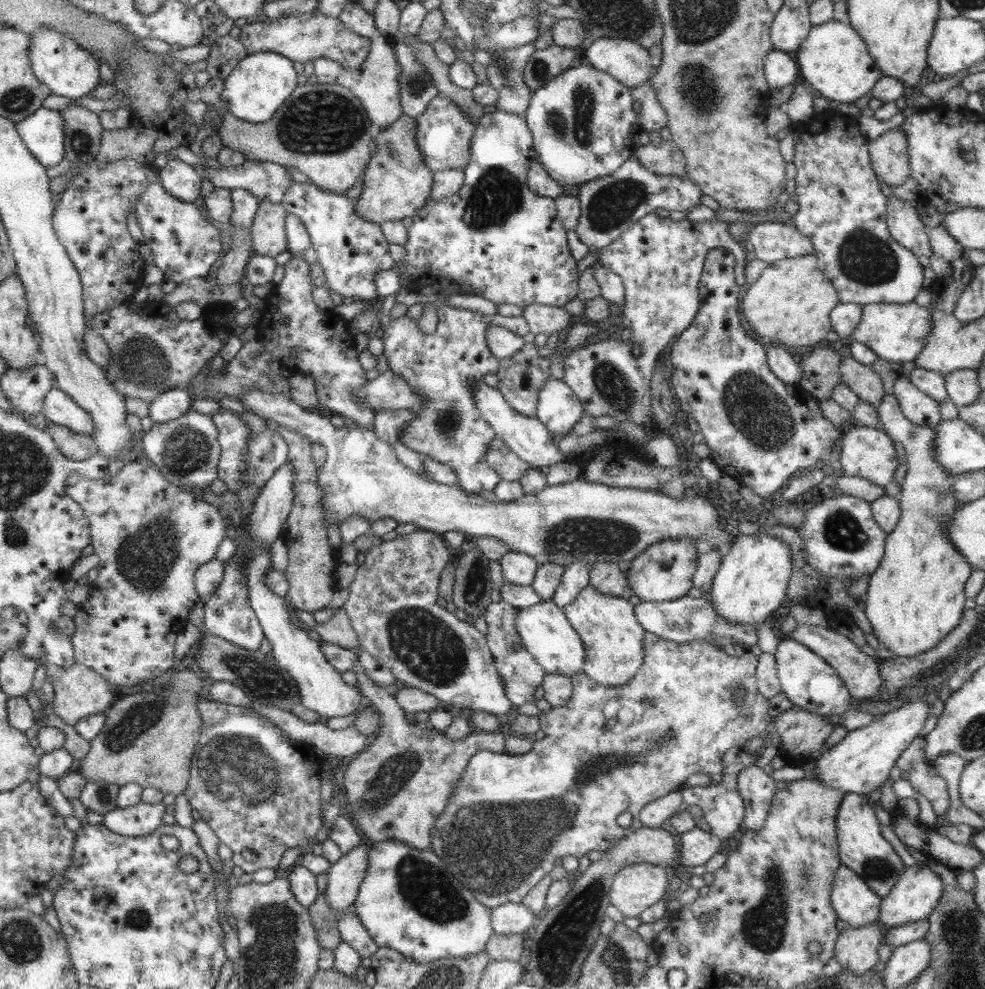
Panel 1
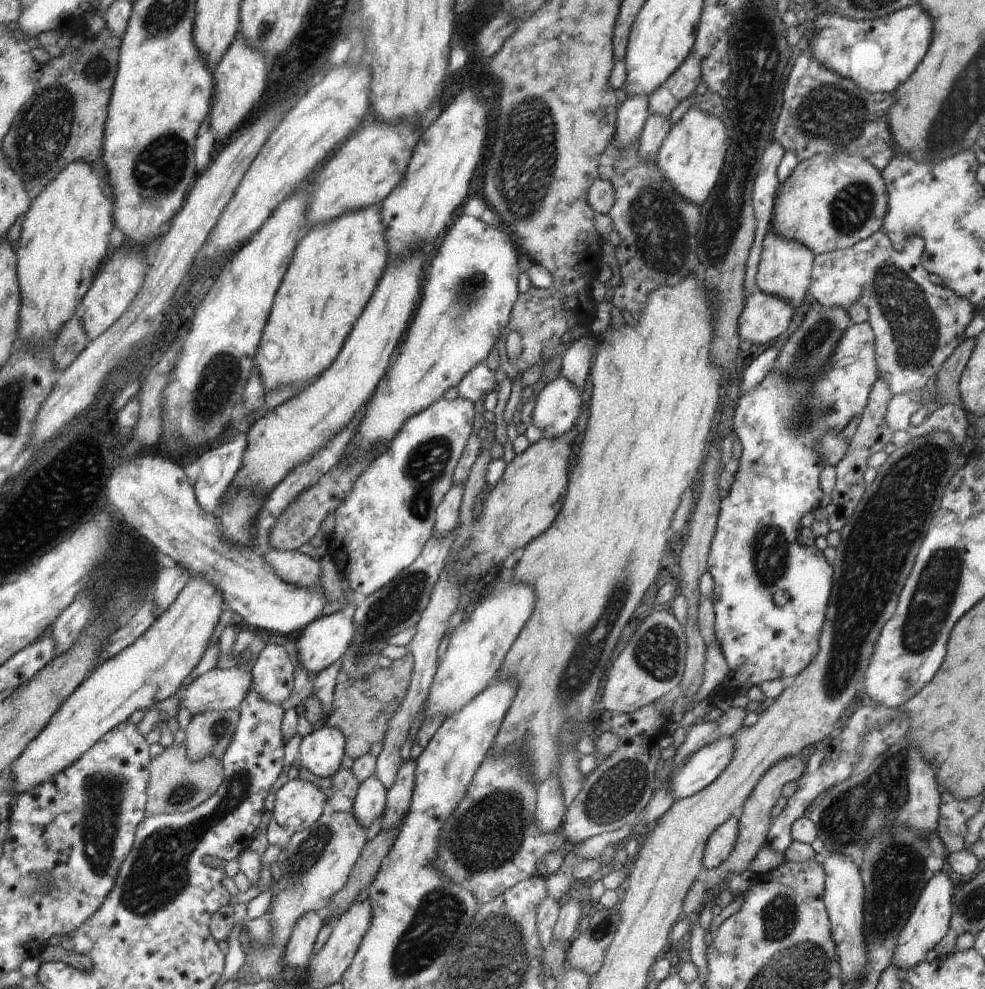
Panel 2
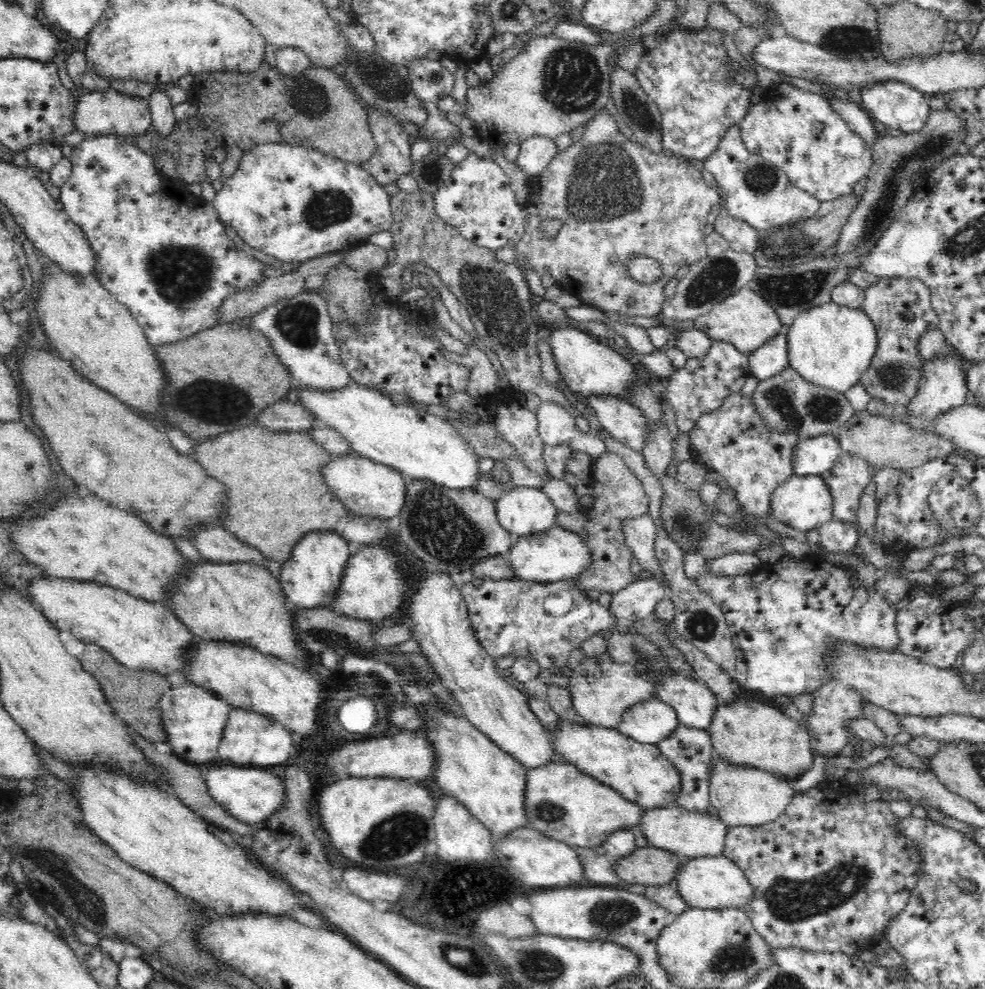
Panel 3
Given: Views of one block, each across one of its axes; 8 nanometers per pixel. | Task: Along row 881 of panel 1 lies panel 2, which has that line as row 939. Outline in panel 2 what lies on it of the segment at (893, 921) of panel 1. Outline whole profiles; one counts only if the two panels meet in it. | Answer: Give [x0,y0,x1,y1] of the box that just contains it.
[890,872,954,970]

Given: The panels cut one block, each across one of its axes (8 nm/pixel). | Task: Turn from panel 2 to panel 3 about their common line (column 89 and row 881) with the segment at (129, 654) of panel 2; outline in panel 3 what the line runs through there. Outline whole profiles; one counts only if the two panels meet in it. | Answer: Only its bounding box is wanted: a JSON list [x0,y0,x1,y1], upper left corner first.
[673,856,754,909]

